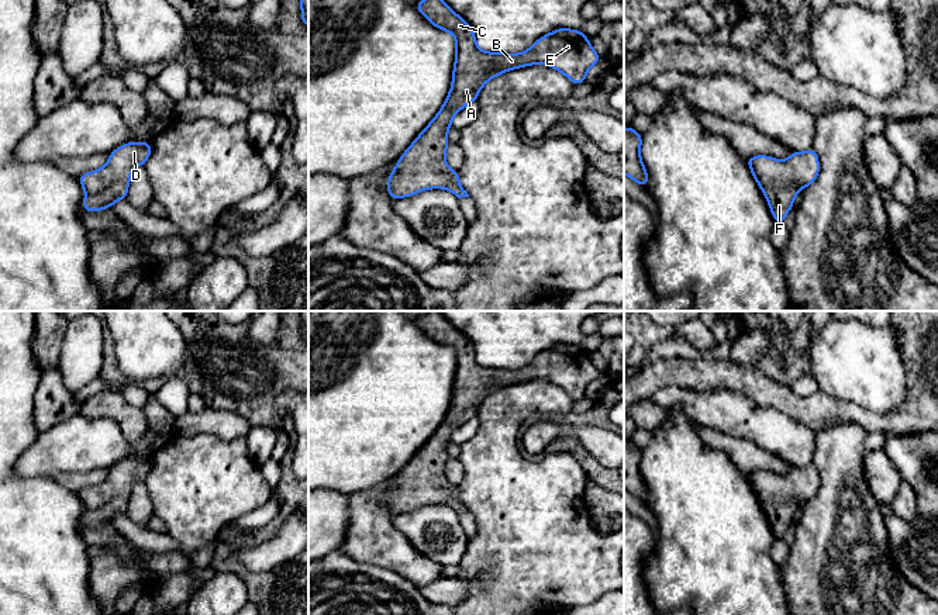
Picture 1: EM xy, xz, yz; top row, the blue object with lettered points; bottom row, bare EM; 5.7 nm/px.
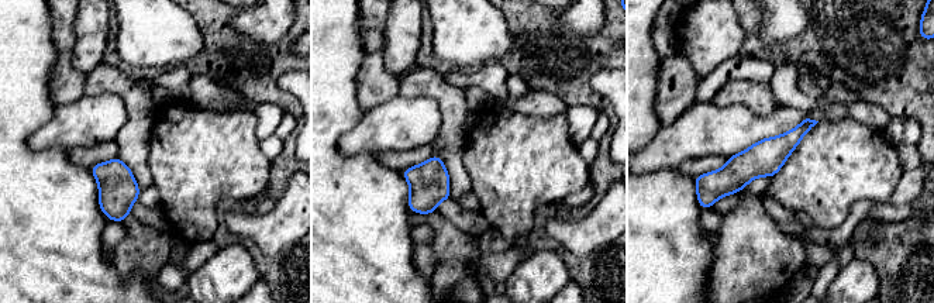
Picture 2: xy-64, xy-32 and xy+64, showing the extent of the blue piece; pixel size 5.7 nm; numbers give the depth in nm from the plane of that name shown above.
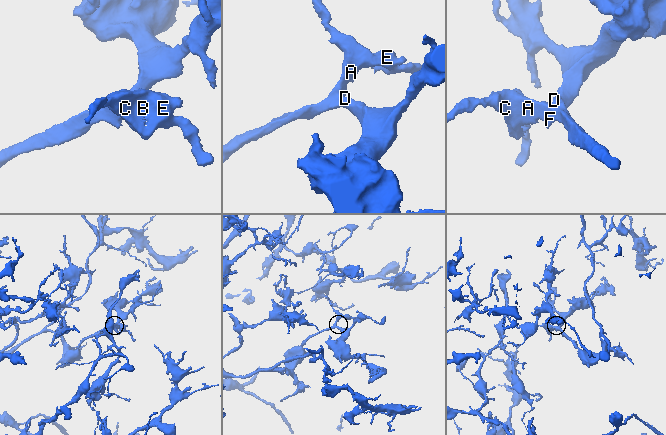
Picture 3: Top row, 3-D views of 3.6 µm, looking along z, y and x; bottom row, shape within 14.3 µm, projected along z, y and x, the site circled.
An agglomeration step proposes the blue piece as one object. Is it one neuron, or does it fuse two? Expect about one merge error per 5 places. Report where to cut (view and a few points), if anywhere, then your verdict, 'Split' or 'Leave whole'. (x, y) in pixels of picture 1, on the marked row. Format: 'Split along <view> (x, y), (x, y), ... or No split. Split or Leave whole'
No split. Leave whole

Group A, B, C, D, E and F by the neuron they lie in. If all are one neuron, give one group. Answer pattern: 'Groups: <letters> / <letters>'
Groups: A B C D E F

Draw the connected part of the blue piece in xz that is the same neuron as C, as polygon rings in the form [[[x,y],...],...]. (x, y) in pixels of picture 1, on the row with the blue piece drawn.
[[[421,0],[414,7],[437,28],[455,35],[455,65],[451,90],[431,122],[399,158],[386,190],[392,200],[430,189],[445,189],[458,198],[469,197],[459,184],[459,172],[445,162],[452,117],[477,101],[480,89],[493,77],[518,68],[542,63],[583,84],[589,69],[603,58],[579,30],[558,28],[521,53],[486,52],[476,45],[473,28],[442,0]]]

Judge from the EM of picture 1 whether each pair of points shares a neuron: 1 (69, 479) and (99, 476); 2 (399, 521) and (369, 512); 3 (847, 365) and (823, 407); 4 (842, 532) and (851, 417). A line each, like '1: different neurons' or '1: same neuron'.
1: same neuron
2: different neurons
3: different neurons
4: different neurons

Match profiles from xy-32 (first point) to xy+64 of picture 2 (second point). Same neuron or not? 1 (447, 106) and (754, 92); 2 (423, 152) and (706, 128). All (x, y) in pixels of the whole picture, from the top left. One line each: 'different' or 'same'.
1: same
2: different

